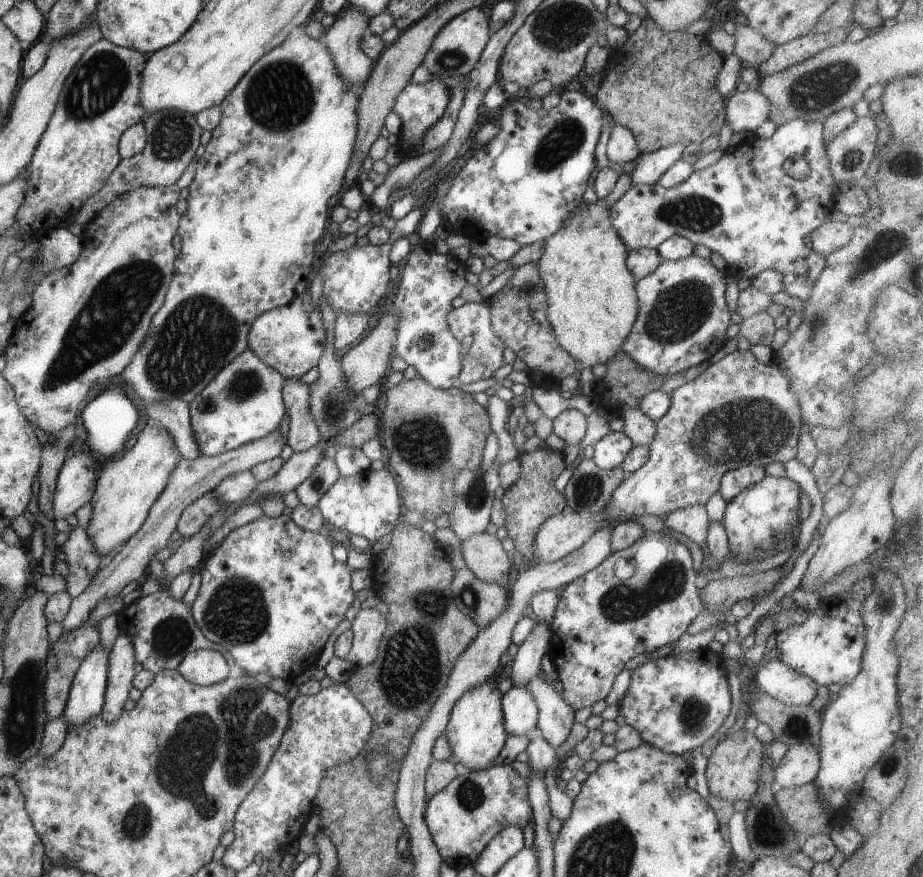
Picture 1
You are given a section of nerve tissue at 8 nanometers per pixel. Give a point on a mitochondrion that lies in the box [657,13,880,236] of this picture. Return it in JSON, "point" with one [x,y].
{"point":[818,89]}

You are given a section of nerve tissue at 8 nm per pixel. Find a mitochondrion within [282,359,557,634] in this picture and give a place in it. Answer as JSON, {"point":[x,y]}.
{"point":[421,443]}

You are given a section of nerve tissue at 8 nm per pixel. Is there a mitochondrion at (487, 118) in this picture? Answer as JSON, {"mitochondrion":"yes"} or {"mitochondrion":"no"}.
{"mitochondrion":"no"}

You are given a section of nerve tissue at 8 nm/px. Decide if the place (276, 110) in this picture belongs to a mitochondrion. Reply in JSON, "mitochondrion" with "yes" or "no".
{"mitochondrion":"yes"}

